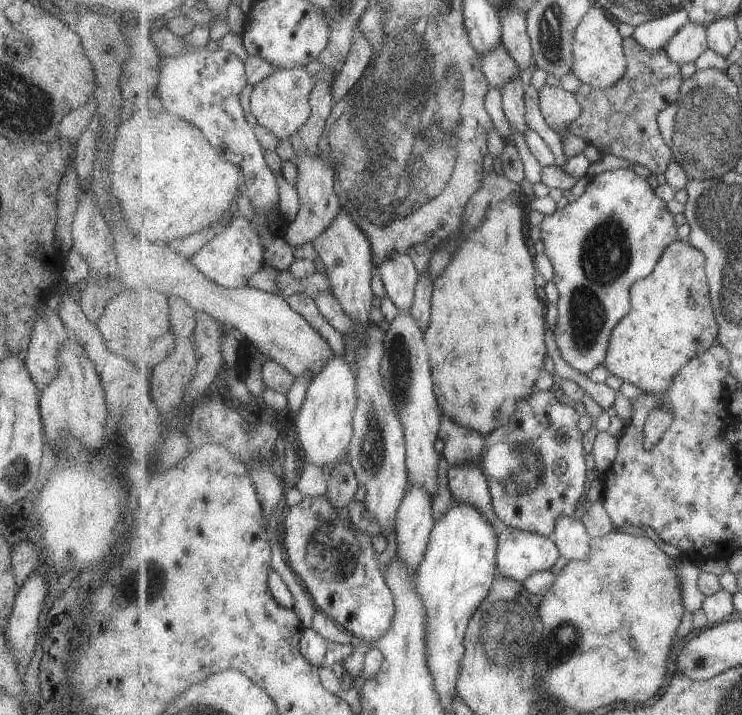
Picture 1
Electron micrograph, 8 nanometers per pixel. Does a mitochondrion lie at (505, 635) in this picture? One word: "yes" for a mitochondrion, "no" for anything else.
yes

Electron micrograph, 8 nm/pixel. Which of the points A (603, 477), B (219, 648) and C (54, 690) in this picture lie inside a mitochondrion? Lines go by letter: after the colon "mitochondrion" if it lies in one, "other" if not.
A: other
B: other
C: other

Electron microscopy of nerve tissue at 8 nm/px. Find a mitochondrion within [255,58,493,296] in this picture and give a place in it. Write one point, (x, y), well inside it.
(381, 192)

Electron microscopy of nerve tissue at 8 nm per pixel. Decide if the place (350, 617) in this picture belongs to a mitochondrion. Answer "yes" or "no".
no

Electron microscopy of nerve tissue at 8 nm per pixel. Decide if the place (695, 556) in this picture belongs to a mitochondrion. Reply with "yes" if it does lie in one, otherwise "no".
no

